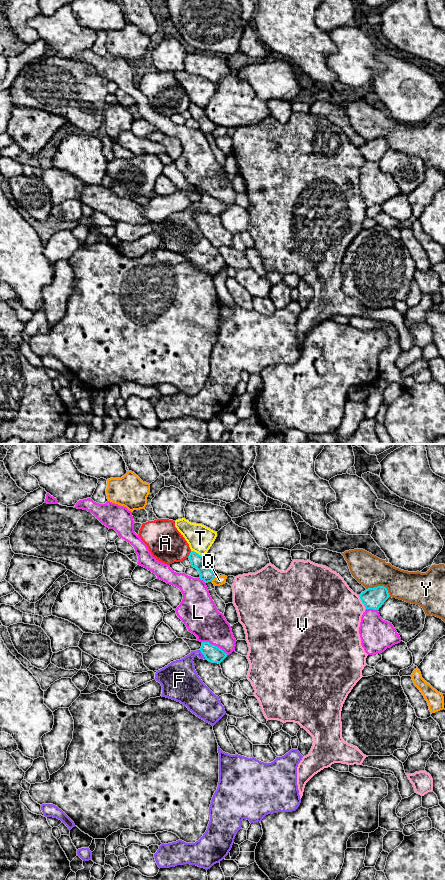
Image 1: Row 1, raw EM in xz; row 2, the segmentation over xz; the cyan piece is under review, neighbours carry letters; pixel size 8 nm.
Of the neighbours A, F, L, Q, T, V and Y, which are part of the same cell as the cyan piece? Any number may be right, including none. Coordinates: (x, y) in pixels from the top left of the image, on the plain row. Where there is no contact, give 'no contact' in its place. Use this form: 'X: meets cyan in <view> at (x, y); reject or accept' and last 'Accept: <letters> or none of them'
A: meets cyan in xz at (189, 106); reject
F: meets cyan in xz at (202, 205); accept
L: meets cyan in xz at (214, 197); reject
Q: meets cyan in xz at (214, 129); reject
T: meets cyan in xz at (197, 105); reject
V: meets cyan in xz at (362, 154); reject
Y: meets cyan in xz at (380, 138); reject
Accept: F

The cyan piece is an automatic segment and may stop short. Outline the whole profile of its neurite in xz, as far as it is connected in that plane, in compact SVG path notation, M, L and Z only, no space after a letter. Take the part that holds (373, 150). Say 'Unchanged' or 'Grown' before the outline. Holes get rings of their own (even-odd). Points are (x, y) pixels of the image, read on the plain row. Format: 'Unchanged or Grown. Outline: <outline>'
Unchanged. Outline: M377 138L366 141L359 149L366 161L379 162L390 147L386 139Z

